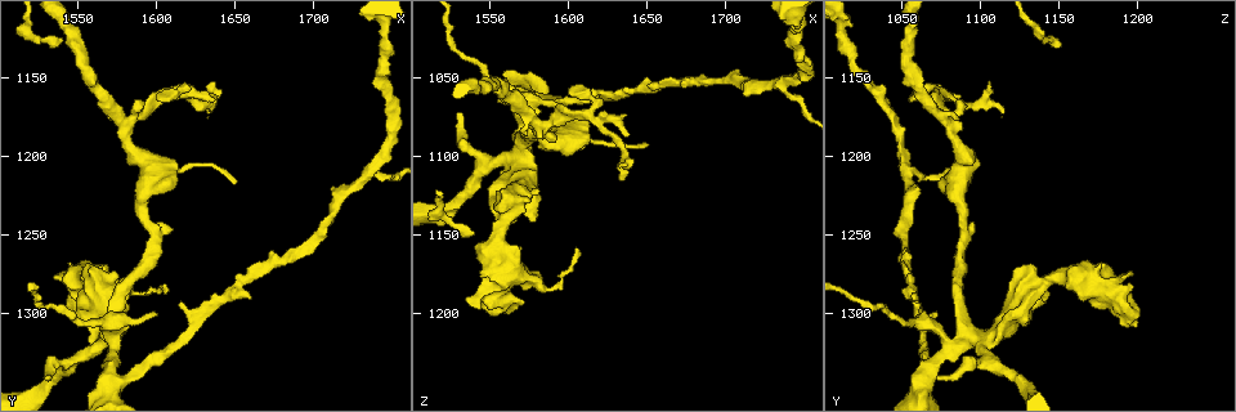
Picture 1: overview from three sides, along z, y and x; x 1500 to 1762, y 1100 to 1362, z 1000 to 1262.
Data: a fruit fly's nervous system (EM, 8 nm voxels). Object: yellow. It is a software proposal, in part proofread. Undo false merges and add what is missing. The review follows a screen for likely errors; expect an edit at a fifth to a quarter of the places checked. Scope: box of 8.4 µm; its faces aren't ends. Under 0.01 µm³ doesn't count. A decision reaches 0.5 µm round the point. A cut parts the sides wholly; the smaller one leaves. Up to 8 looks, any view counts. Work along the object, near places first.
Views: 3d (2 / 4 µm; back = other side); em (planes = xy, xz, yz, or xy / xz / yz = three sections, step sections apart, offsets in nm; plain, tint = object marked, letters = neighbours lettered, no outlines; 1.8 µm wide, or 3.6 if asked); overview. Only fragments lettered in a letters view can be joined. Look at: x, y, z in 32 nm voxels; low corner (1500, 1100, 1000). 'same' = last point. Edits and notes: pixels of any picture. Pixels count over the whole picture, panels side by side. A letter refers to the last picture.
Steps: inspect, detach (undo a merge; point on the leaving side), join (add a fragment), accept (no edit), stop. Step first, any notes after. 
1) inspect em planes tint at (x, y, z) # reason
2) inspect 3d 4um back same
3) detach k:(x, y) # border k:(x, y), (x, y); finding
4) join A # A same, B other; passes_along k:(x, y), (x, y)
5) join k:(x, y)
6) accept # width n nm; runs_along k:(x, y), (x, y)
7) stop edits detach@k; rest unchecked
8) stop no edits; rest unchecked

inspect em xz step 8 tint at (1540, 1126, 1150) # tapers out

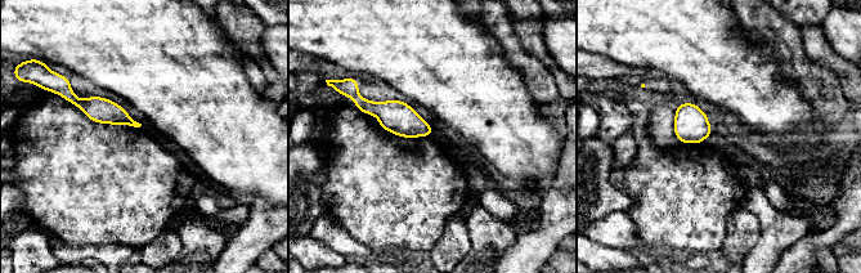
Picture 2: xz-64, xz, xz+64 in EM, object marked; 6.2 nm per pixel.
inspect em xy step 16 letters same

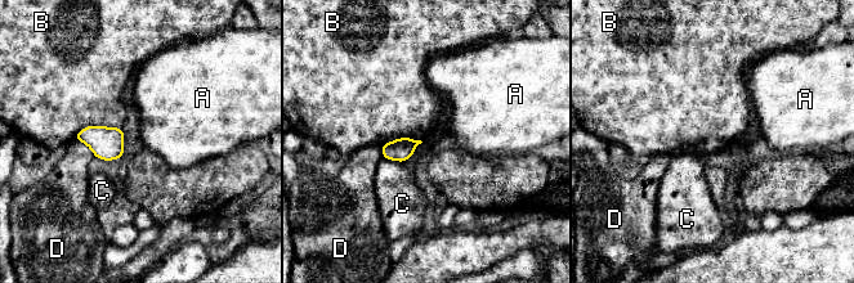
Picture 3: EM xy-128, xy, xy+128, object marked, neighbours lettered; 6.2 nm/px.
accept # A other, B other, C other, D other; border 3:(120, 126), (84, 126), (74, 139); none of them fits

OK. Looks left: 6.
inspect em planes tint at (1612, 1158, 1072) # a fork

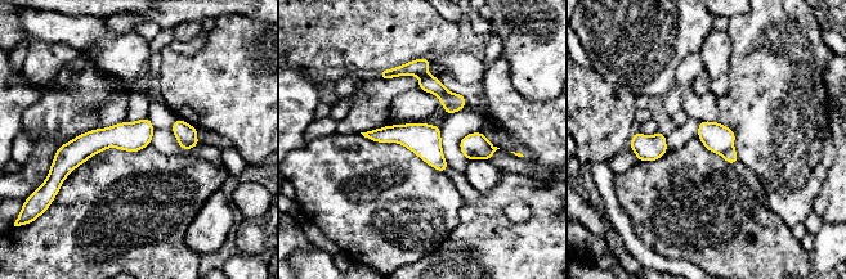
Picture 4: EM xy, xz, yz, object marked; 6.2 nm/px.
inspect em planes letters same

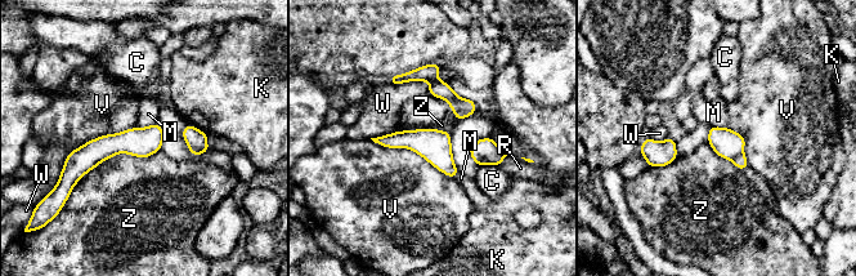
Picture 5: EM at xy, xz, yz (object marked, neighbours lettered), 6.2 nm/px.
accept # C other, K other, M other, R other, V other, W other, Z other; runs_along 5:(160, 133), (70, 161); all the same cell

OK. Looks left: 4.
inspect em yz step 16 tint at (1570, 1314, 1098) # calibre changes

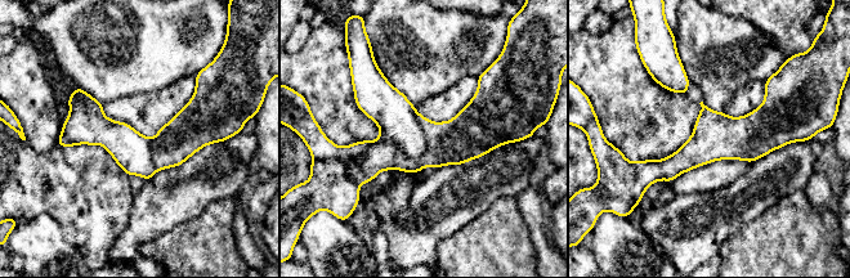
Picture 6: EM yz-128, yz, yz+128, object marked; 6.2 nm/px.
inspect em planes letters same

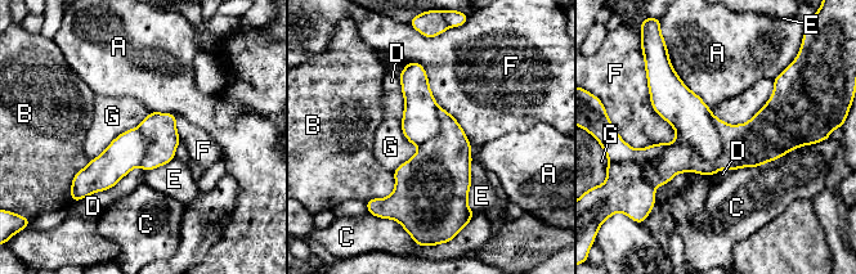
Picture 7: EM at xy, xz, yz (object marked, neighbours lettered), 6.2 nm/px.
detach 7:(685, 111) # A other, B other, C other, D other, E other, F other, G other; border 7:(722, 139), (709, 160), (633, 161); a second cell is stuck on

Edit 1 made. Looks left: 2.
stop edits detach@7; rest unchecked

